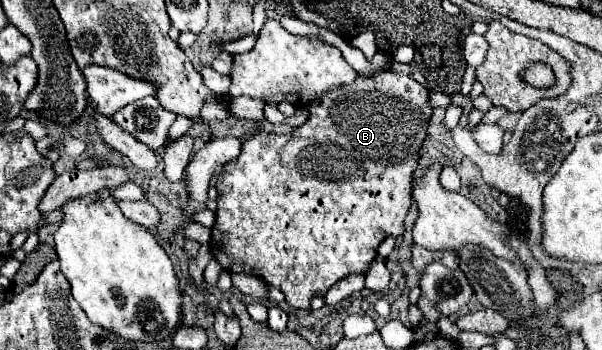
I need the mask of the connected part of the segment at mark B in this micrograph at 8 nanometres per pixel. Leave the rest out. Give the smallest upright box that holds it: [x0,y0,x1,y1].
[212,70,434,308]

